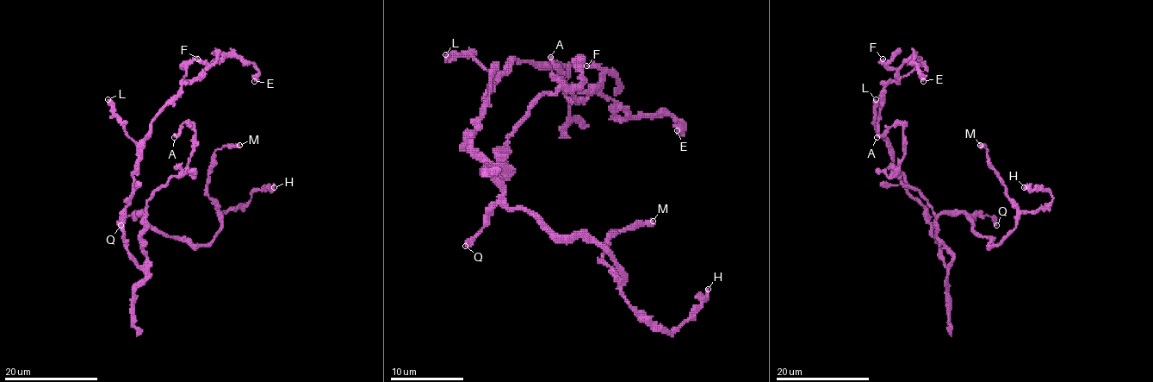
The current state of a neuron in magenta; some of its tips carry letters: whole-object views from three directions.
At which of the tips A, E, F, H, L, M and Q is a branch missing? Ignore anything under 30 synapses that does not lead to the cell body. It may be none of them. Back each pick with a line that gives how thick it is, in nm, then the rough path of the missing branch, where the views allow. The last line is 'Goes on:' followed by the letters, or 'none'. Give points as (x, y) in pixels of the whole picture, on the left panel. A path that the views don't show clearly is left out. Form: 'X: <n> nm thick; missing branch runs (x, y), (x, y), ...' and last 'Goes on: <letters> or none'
M: 600 nm thick; missing branch runs (239, 145), (239, 139), (250, 138)
Goes on: M

